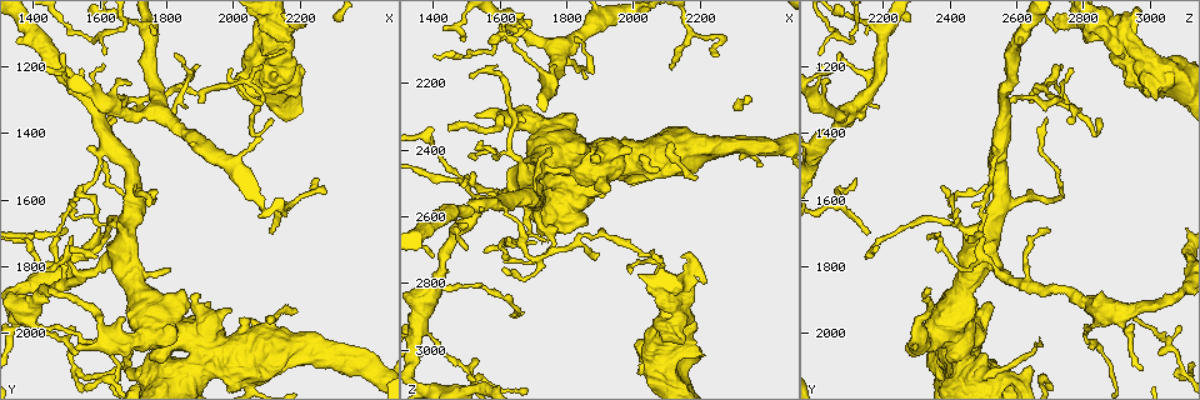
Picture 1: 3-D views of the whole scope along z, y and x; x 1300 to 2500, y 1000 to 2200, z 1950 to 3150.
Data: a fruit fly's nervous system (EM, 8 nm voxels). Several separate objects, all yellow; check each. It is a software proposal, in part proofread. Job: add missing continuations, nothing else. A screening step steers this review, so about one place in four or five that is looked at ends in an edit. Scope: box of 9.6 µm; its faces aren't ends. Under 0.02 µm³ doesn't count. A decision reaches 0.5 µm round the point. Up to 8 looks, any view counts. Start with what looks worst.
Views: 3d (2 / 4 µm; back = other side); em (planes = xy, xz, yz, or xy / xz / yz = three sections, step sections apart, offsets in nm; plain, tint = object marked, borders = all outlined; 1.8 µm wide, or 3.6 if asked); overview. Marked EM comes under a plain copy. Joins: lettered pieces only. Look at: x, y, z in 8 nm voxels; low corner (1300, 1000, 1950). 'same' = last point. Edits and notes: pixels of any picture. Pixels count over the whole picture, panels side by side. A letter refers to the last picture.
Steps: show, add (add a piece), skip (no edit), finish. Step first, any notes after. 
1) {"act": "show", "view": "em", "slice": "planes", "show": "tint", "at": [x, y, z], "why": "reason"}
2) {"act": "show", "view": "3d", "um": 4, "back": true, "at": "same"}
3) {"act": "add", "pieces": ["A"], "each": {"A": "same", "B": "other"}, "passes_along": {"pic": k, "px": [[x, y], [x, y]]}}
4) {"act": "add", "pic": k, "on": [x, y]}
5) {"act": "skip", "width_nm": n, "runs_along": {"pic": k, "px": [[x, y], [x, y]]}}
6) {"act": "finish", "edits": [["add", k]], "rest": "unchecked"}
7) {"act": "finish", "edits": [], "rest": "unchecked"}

{"act": "show", "view": "3d", "um": 4, "at": [2190, 1270, 3020], "why": "branch stops here"}

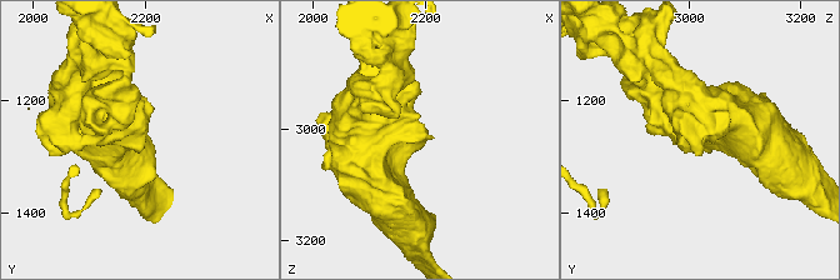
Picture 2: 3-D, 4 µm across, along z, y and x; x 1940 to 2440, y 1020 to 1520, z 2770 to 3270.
{"act": "show", "view": "em", "slice": "planes", "show": "borders", "at": [2200, 1285, 3030]}

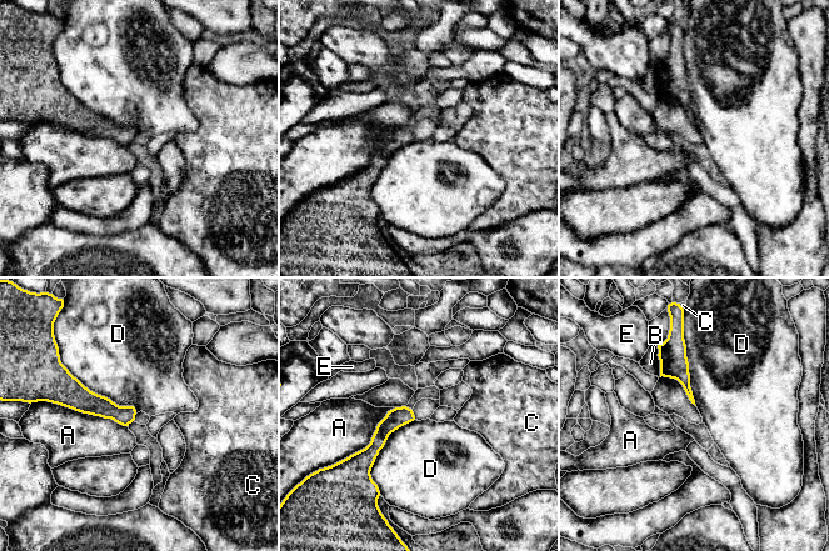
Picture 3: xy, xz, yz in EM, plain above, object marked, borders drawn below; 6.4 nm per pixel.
{"act": "skip", "each": {"A": "other", "B": "other", "C": "other", "D": "other", "E": "other"}, "border": {"pic": 3, "px": [[414, 419], [375, 459], [379, 494]]}, "found": "no lettered piece goes on from it"}

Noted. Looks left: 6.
{"act": "show", "view": "3d", "um": 4, "at": [1640, 1360, 2700], "why": "an open end"}

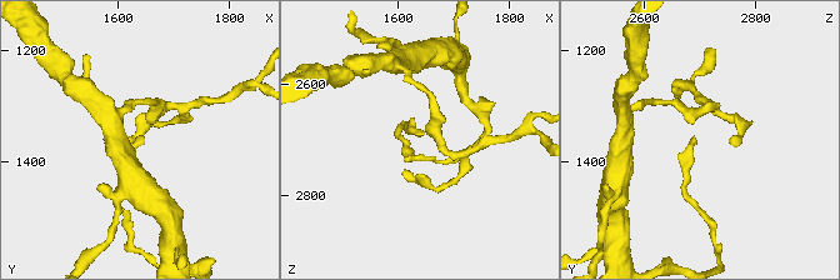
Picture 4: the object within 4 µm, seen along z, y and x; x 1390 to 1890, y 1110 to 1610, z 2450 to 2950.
{"act": "show", "view": "em", "slice": "yz", "step": 8, "show": "borders", "at": [1645, 1360, 2695]}

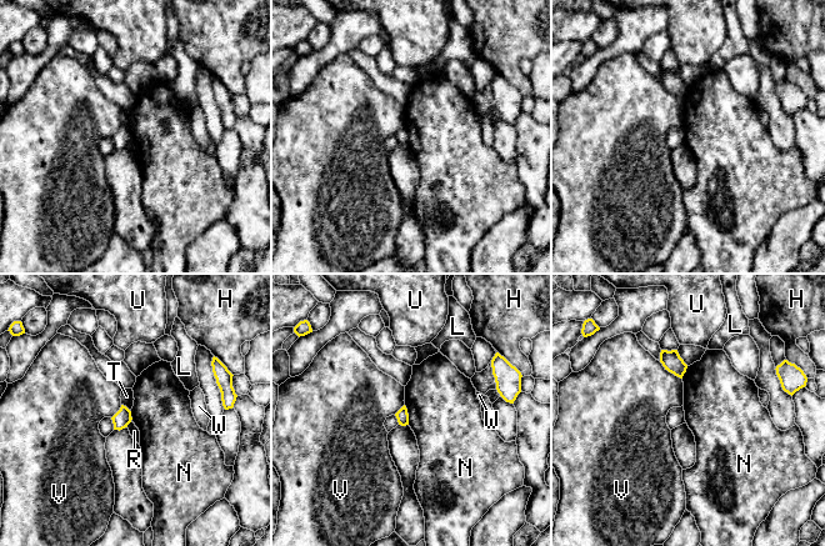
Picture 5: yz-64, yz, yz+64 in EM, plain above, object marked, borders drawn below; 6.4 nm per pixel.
{"act": "skip", "width_nm": 80, "longest_contact_nm": ["V", 190], "each": {"H": "other", "L": "other", "N": "other", "R": "other", "T": "other", "U": "other", "V": "other", "W": "other"}, "found": "none of them fits"}

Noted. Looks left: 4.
{"act": "show", "view": "3d", "um": 2, "at": [1440, 1890, 2340], "why": "tapers out"}

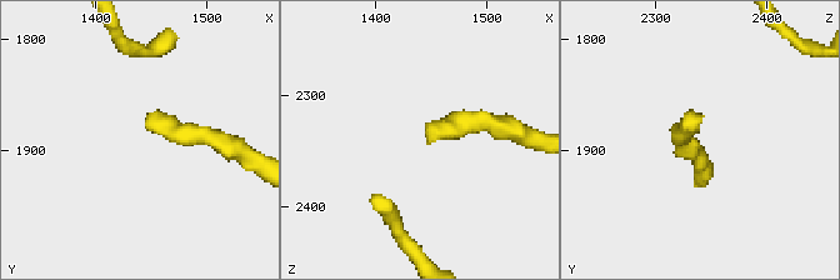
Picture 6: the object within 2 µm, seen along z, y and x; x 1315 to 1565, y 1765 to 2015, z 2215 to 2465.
{"act": "show", "view": "em", "slice": "planes", "show": "borders", "at": [1448, 1880, 2336], "why": "shape alone is not enough"}

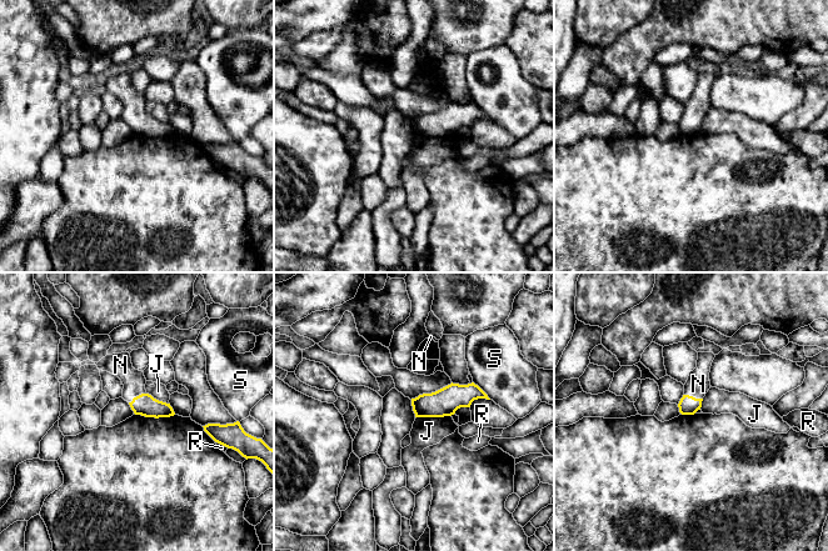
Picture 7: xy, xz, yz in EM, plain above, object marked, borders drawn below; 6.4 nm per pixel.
{"act": "add", "pic": 7, "on": [120, 365], "each": {"J": "other", "N": "same", "R": "other", "S": "other"}, "passes_along": {"pic": 7, "px": [[145, 405], [136, 396], [120, 365]]}, "found": "the cell continues"}

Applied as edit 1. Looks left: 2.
{"act": "finish", "edits": [["add", 7]], "rest": "unchecked"}

